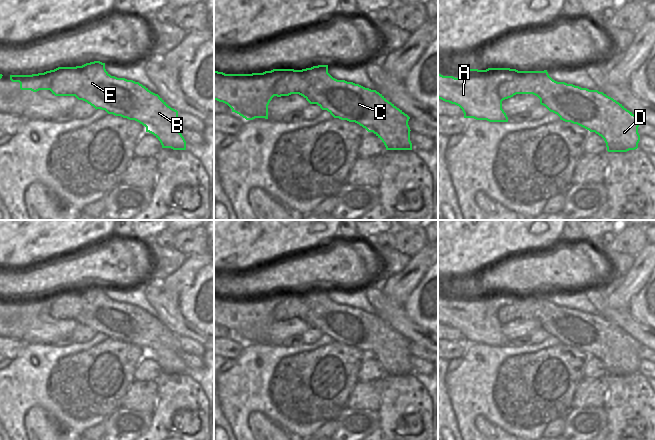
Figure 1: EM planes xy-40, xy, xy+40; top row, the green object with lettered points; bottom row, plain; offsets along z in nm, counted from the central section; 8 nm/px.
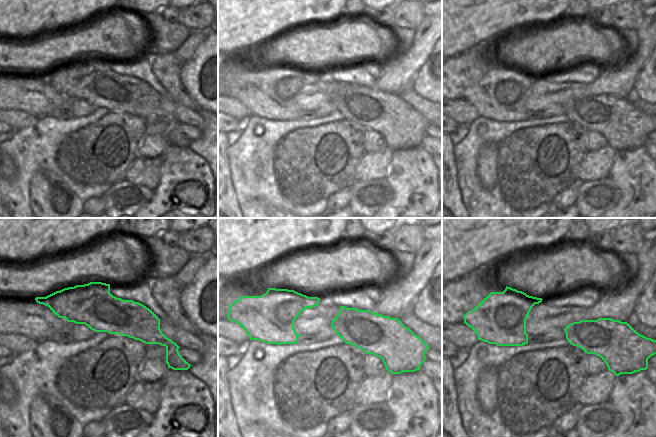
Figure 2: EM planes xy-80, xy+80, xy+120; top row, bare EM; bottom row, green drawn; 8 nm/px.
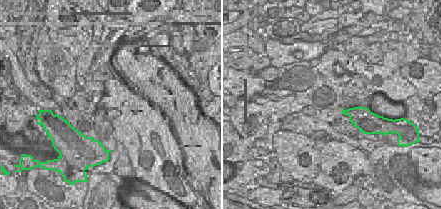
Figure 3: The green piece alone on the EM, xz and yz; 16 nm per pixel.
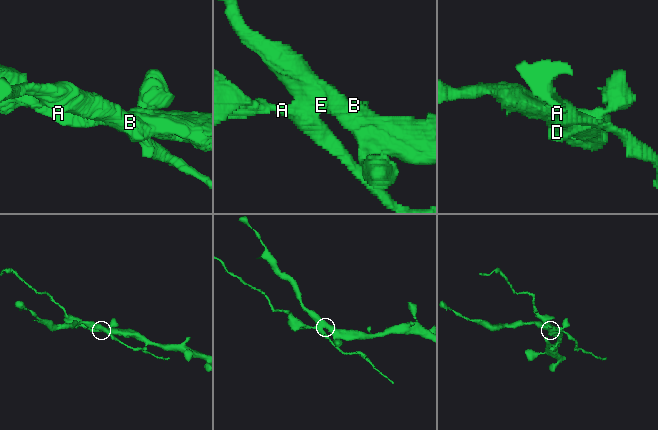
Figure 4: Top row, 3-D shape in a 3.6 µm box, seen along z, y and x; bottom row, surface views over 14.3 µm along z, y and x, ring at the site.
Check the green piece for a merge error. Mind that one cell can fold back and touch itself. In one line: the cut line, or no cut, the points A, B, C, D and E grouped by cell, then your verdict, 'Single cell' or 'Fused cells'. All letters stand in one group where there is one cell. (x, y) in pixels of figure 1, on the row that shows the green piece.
Split along xy+40 (519, 71), (499, 87), (498, 94), (501, 98). Groups: A / B C D E. Fused cells

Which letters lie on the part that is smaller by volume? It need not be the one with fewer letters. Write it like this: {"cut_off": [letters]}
{"cut_off": ["A"]}

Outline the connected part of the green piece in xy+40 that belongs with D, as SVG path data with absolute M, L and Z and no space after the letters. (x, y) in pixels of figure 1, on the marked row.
M544 70L519 71L515 78L507 80L499 87L498 93L504 100L511 98L516 94L533 94L537 96L540 99L540 104L545 106L550 112L557 114L560 117L560 120L577 124L590 132L595 132L601 136L606 143L608 152L627 152L638 148L638 143L640 141L638 127L642 121L622 104L598 90L589 90L573 84L557 82L549 76L547 70Z

